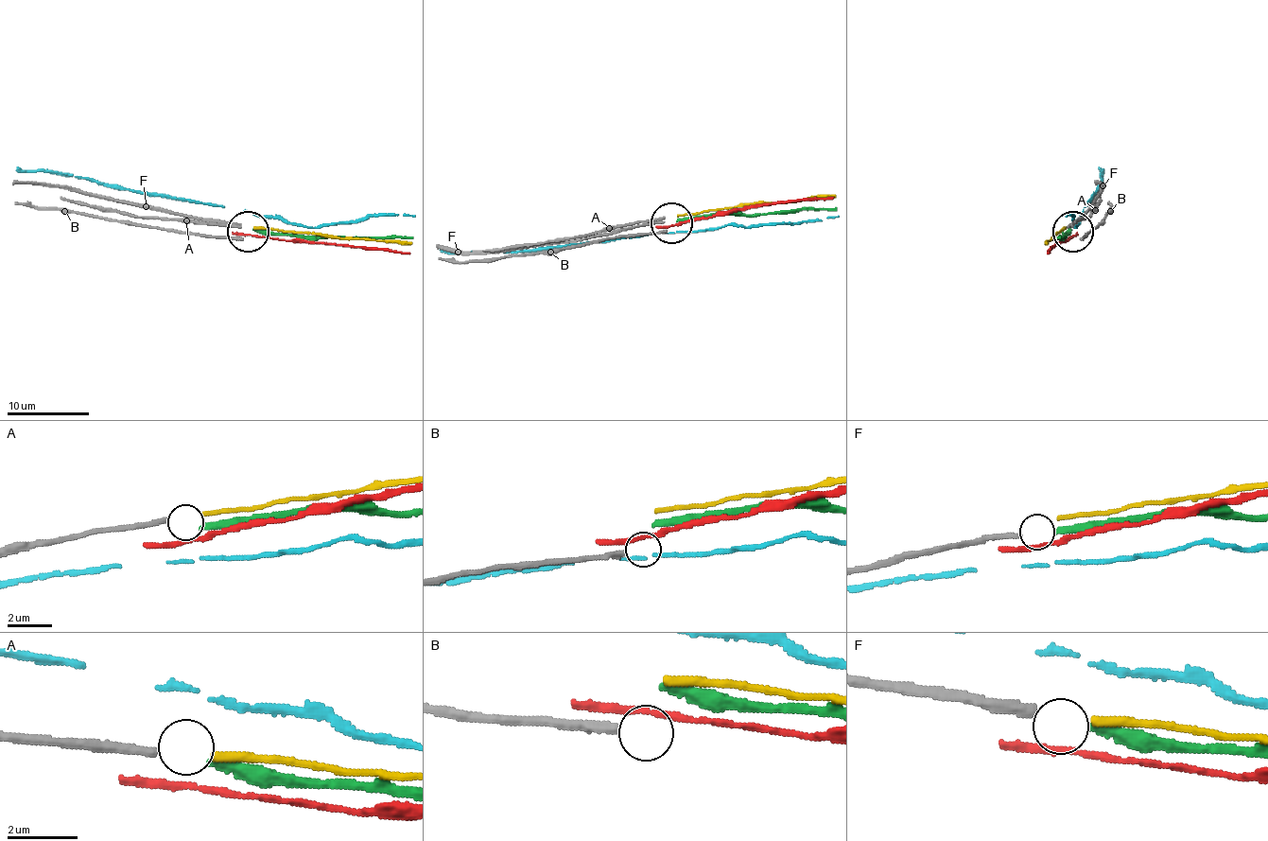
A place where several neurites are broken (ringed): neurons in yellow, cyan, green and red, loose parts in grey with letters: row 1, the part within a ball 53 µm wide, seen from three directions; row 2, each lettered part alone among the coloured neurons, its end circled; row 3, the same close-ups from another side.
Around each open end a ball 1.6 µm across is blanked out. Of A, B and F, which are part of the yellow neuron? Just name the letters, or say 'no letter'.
A

